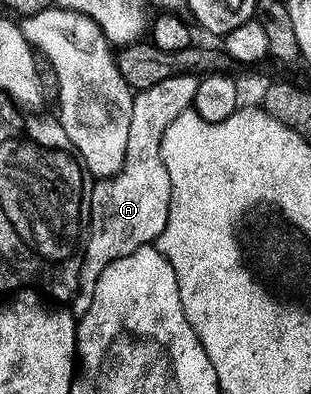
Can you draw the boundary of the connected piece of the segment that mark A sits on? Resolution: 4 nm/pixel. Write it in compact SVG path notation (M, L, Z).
M180 73L172 75L168 79L160 79L156 87L139 89L134 94L134 106L132 107L132 123L128 127L128 147L126 148L126 164L114 177L105 182L106 185L96 195L90 197L90 232L86 238L86 254L82 260L82 270L78 280L78 293L68 308L75 318L80 319L92 307L92 295L96 291L96 283L108 267L108 263L116 263L124 255L132 255L141 245L149 245L164 231L170 214L170 196L172 195L172 183L168 179L168 169L162 162L162 139L168 123L176 119L186 109L194 104L196 87L199 78L192 73Z

